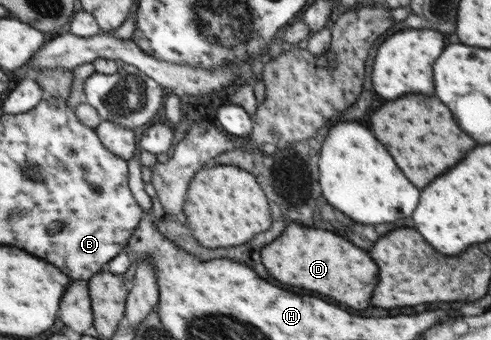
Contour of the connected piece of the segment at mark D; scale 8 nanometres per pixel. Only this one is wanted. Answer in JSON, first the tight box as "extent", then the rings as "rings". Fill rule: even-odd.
{"extent":[262,224,378,310],"rings":[[[290,224],[274,242],[262,248],[262,262],[276,280],[314,290],[356,310],[366,310],[370,306],[370,296],[378,284],[378,266],[362,248],[332,232],[298,224]]]}

